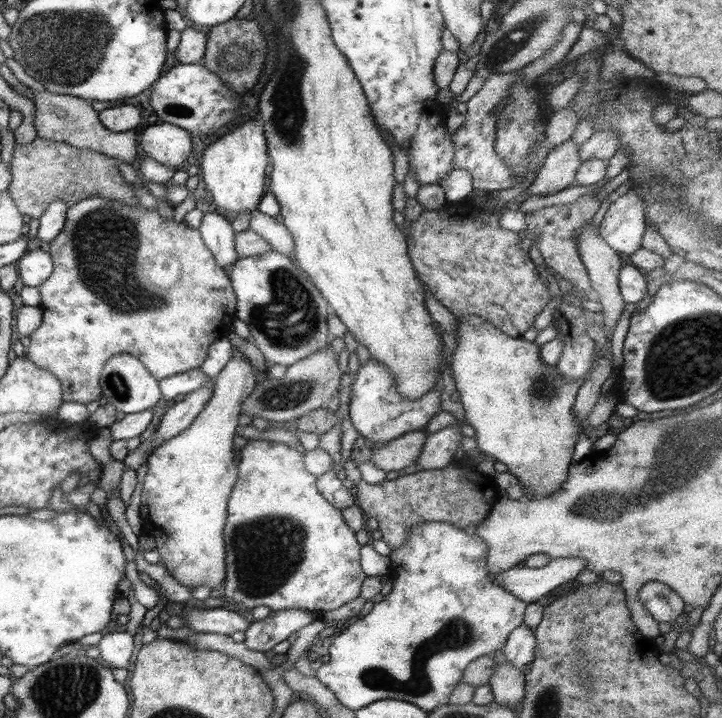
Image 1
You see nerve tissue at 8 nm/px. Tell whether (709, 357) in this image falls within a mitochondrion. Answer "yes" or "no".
yes

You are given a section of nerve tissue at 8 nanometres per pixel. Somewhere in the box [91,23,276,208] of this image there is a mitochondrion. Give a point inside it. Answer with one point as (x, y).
(232, 55)

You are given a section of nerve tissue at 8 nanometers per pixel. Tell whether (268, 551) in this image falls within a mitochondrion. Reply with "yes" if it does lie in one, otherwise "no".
yes

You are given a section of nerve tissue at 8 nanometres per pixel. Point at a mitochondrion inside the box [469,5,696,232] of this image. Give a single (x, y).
(509, 43)

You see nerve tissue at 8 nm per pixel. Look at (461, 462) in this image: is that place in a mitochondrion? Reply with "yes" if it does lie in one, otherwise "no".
no

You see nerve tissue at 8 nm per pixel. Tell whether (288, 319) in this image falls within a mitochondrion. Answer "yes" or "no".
yes

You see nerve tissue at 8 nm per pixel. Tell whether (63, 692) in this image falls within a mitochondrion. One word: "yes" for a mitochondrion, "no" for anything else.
yes

